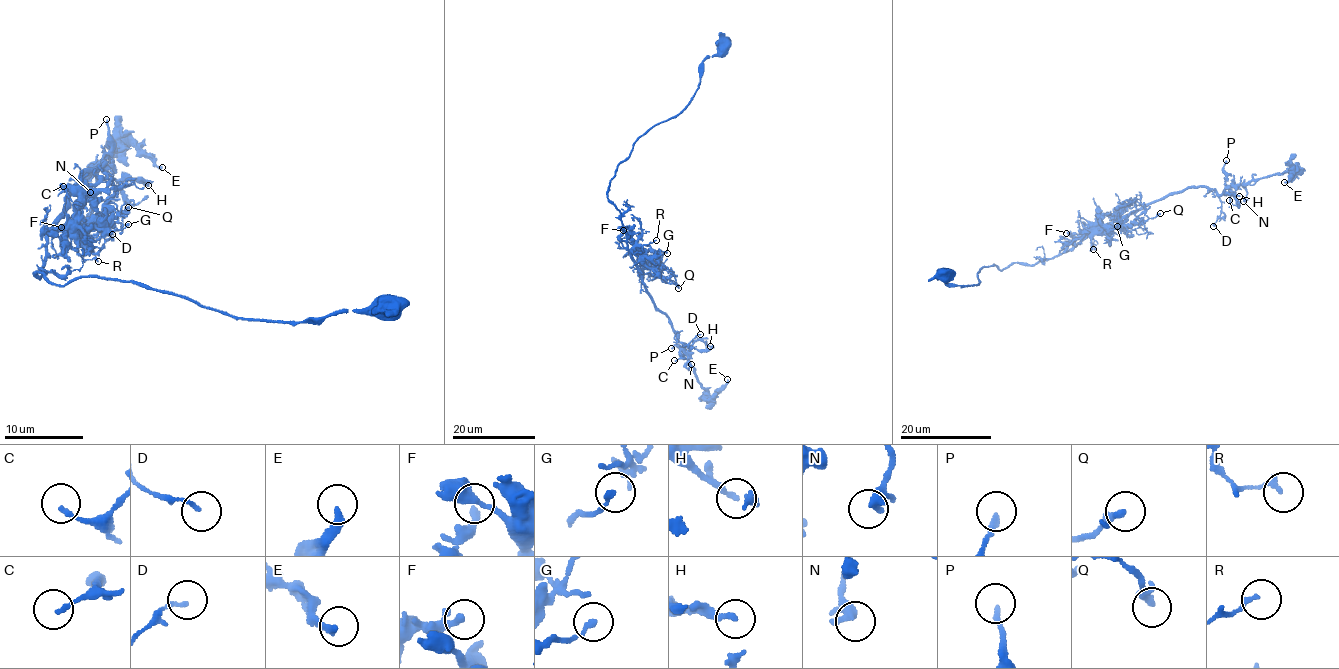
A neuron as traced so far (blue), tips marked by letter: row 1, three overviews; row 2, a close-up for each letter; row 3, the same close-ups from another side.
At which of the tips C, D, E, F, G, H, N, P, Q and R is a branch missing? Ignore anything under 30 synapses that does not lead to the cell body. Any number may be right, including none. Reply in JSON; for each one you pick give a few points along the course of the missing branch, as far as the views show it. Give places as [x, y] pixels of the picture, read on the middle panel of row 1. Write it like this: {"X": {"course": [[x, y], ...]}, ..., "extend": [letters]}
{"extend": []}

